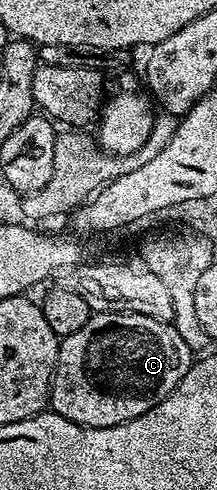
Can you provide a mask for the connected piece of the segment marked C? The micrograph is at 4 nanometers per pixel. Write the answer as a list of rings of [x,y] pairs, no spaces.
[[[97,313],[88,318],[82,331],[60,342],[56,370],[52,373],[51,412],[62,415],[86,429],[101,429],[138,419],[150,407],[162,403],[182,383],[186,371],[192,369],[194,350],[186,347],[186,339],[178,335],[176,326],[137,313]]]

